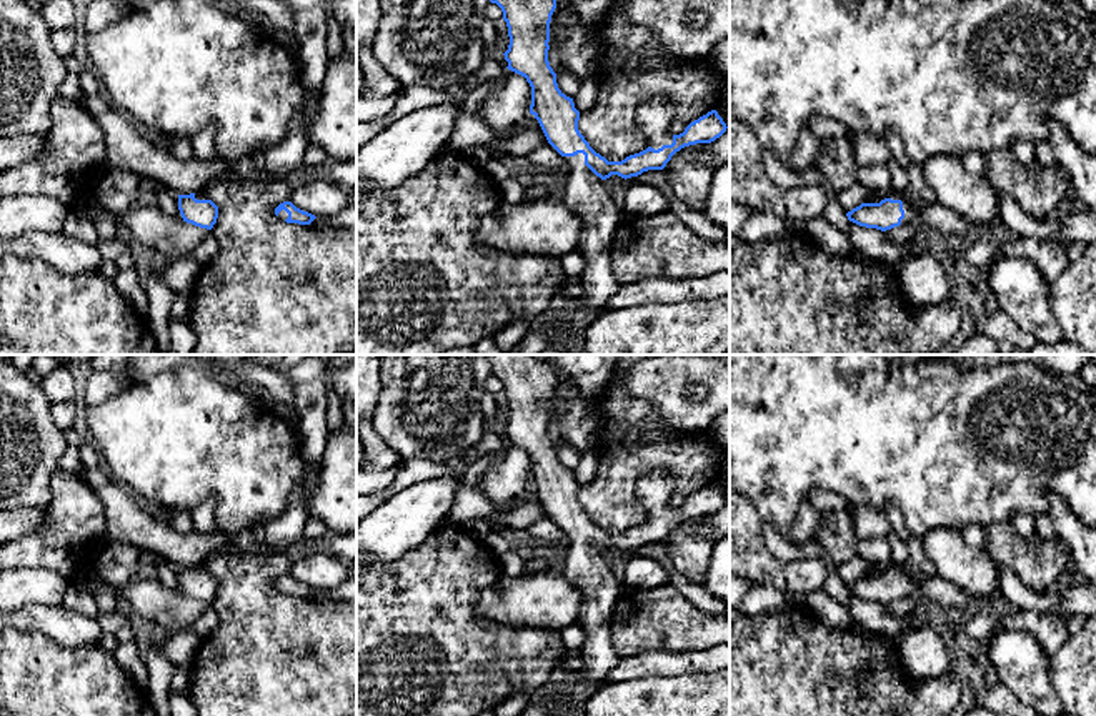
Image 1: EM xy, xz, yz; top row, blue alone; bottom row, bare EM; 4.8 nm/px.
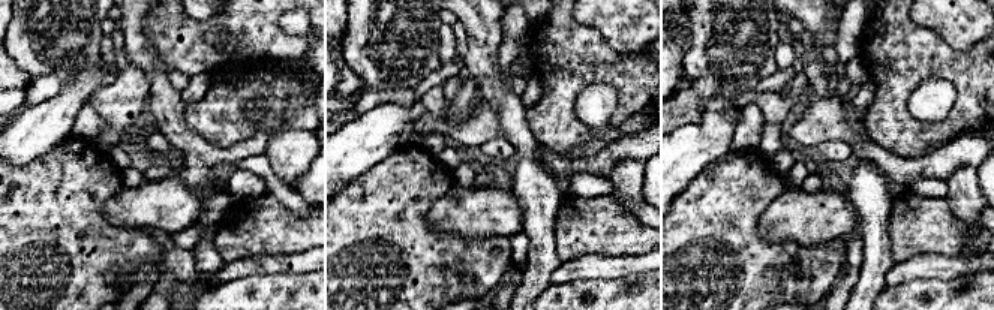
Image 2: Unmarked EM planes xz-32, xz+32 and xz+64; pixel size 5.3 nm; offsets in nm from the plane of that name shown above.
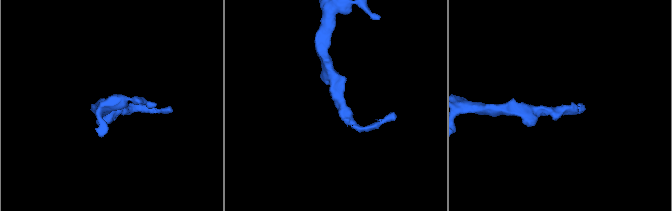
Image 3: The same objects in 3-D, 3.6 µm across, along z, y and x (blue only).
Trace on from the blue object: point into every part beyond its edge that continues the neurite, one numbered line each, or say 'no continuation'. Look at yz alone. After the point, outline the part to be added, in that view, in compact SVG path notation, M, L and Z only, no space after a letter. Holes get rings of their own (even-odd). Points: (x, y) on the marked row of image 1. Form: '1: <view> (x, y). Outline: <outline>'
1: yz (930, 212). Outline: M894 191L888 193L886 198L903 201L904 218L901 220L901 225L926 223L933 230L941 231L948 236L966 233L974 226L973 223L934 200L916 200Z

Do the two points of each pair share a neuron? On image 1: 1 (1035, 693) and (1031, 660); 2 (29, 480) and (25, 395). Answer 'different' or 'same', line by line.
1: same
2: same

